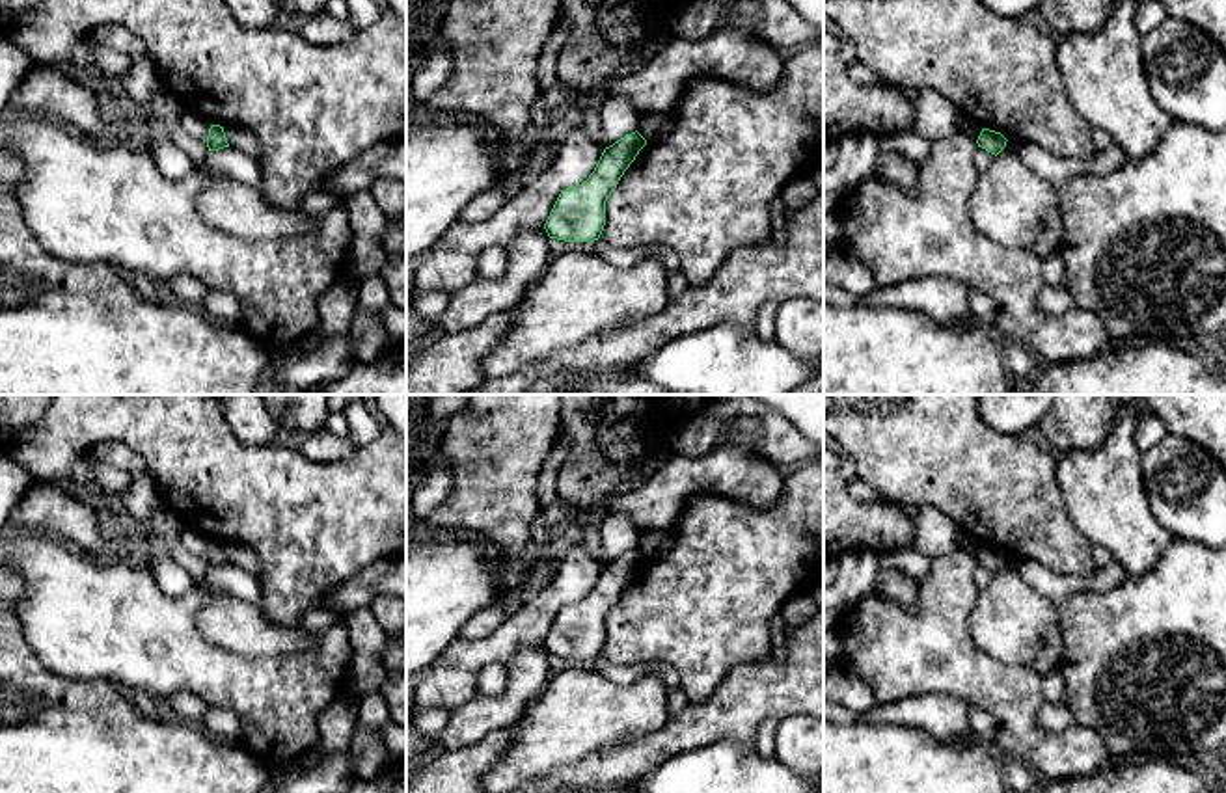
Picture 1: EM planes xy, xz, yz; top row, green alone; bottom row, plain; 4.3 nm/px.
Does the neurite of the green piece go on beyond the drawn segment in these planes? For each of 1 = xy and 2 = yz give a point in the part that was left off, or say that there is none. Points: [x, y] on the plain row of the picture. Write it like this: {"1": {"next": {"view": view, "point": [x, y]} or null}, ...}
{"1": {"next": null}, "2": {"next": null}}

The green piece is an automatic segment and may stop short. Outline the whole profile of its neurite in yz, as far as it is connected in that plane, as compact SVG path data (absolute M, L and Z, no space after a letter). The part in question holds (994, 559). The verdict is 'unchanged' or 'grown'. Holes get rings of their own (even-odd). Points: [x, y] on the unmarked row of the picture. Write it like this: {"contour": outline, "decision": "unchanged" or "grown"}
{"contour": "M982 545L976 560L991 571L999 571L1006 564L1006 555L1001 549Z", "decision": "unchanged"}

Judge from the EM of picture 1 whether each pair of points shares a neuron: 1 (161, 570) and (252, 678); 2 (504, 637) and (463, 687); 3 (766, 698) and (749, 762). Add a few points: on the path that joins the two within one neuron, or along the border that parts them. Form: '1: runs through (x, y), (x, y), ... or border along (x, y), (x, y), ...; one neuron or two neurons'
1: border along (148, 566), (168, 594), (196, 587); two neurons
2: runs through (490, 648), (463, 674); one neuron
3: border along (710, 743), (738, 741), (755, 749); two neurons

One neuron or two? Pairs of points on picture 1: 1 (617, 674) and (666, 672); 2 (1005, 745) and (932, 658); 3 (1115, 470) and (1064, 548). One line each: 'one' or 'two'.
1: one
2: one
3: two

